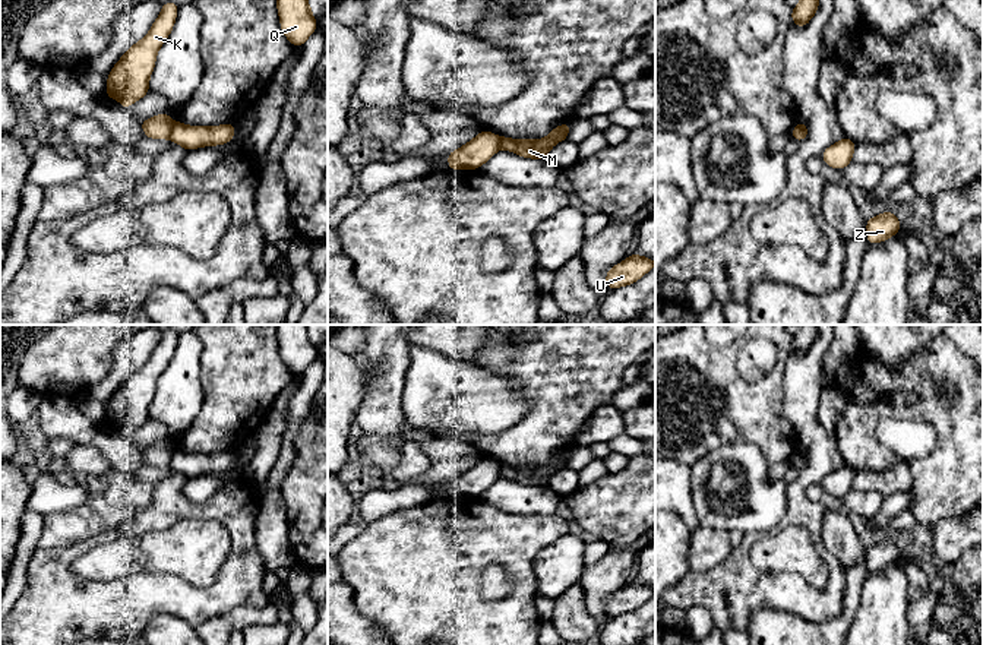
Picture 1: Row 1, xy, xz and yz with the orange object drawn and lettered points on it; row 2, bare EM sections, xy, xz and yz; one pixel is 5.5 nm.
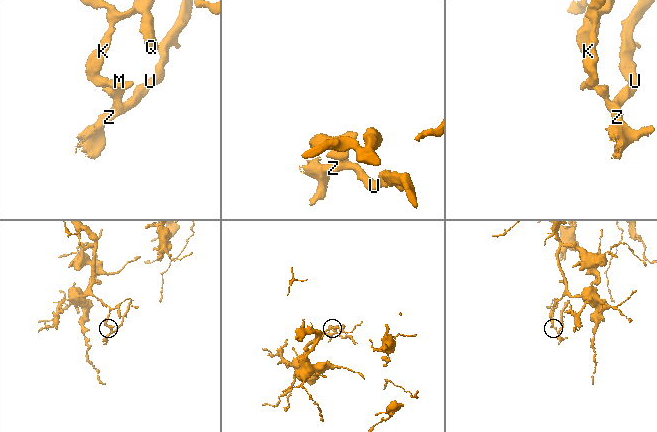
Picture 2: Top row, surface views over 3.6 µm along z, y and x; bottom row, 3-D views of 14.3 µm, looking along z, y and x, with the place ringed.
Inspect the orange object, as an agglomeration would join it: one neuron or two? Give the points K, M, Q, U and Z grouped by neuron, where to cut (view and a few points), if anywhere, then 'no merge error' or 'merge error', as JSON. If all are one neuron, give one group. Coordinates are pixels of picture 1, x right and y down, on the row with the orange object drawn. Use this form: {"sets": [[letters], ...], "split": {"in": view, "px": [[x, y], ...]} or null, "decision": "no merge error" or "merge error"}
{"sets": [["K", "Q"], ["M", "U", "Z"]], "split": {"in": "xy", "px": [[173, 122], [168, 138]]}, "decision": "merge error"}

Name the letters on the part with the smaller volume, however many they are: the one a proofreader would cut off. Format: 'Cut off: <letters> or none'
Cut off: M, U, Z

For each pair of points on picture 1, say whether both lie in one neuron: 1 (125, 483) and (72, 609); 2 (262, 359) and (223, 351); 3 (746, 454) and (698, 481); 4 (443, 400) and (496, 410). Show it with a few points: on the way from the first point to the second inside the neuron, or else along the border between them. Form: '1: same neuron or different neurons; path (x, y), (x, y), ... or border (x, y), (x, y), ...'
1: different neurons; border (152, 490), (152, 502), (129, 517)
2: same neuron; path (252, 359), (242, 359), (233, 351)
3: same neuron; path (733, 457), (716, 457), (704, 468)
4: same neuron; path (457, 401), (483, 402)

